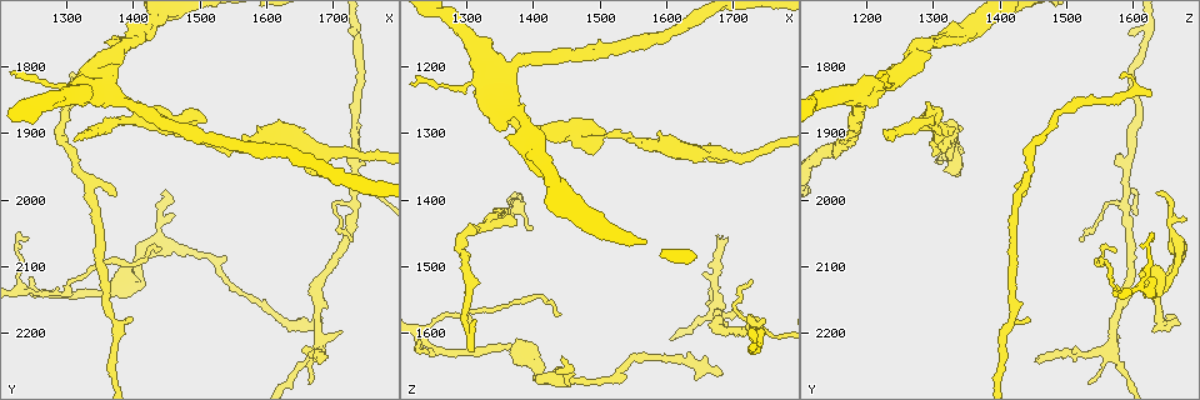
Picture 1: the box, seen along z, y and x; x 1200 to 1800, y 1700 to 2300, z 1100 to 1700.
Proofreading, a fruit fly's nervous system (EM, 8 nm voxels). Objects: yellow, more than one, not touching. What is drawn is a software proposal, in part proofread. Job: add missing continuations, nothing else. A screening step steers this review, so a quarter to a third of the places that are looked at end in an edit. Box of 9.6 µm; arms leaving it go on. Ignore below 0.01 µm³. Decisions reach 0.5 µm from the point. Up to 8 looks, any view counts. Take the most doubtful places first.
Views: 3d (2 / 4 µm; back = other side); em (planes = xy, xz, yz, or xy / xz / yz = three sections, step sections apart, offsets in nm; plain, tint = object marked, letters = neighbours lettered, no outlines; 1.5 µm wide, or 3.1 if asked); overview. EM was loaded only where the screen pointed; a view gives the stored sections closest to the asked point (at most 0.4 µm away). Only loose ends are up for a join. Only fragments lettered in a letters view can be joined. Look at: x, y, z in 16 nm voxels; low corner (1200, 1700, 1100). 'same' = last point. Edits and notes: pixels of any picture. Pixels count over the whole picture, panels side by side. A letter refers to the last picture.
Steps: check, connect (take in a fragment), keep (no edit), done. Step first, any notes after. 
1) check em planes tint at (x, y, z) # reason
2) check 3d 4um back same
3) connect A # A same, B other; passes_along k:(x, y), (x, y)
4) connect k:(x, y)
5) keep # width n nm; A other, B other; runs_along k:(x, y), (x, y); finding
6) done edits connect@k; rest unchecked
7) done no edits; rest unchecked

check em planes letters at (1315, 1910, 1235) # end of a long branch

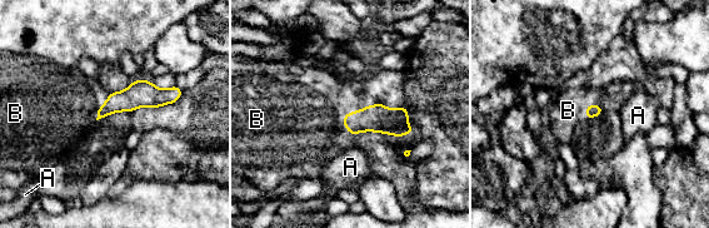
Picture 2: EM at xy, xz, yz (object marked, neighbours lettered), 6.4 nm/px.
connect B # A other, B same; passes_along 2:(374, 118), (370, 105), (333, 97); the cell continues

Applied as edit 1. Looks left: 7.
check overview # see it whole again

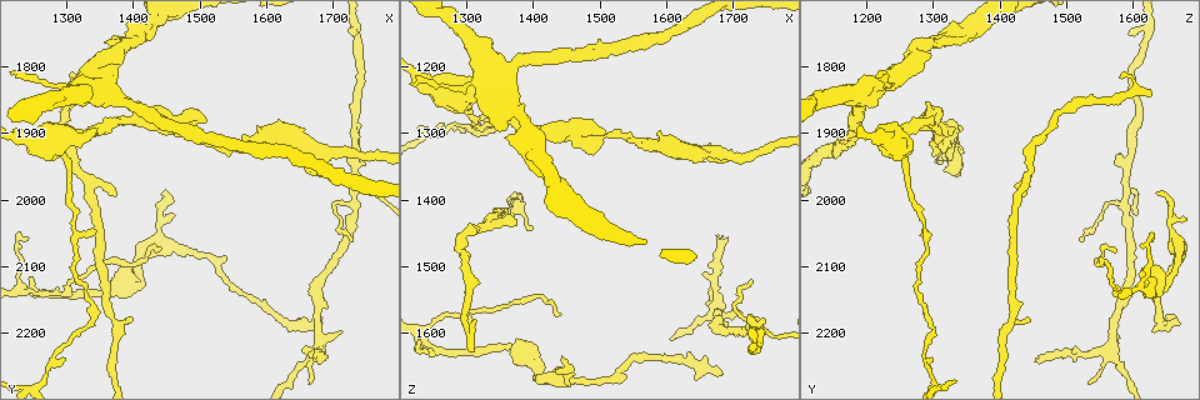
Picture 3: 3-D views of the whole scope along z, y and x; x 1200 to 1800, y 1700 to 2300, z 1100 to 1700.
check 3d 2um at (1685, 2180, 1665)

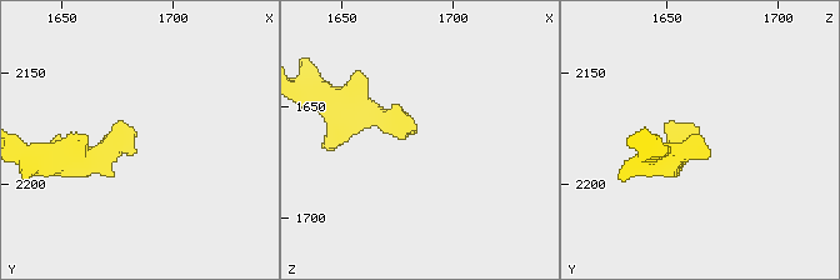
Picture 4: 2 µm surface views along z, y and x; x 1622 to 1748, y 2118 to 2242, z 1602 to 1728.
check em planes letters at (1682, 2180, 1664)

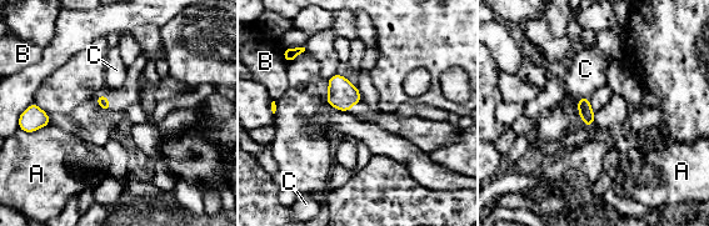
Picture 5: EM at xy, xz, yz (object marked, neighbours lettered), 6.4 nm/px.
keep # longest_contact A 130 nm; A other, B other, C other; border 5:(588, 96), (579, 99); no lettered fragment goes on from it

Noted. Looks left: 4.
check 3d 4um at (1440, 1985, 1635) # tapers out

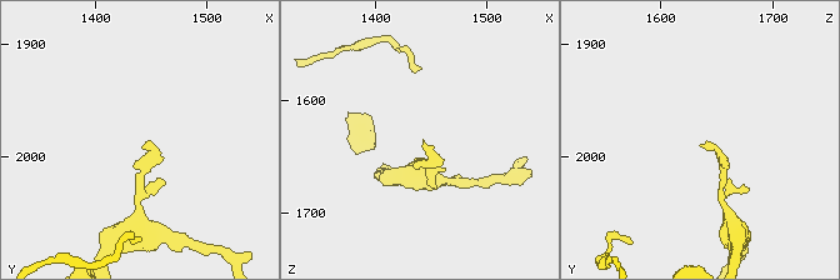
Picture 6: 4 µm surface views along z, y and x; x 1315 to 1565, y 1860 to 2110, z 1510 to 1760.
check em planes letters at (1444, 1990, 1638) # need the tissue

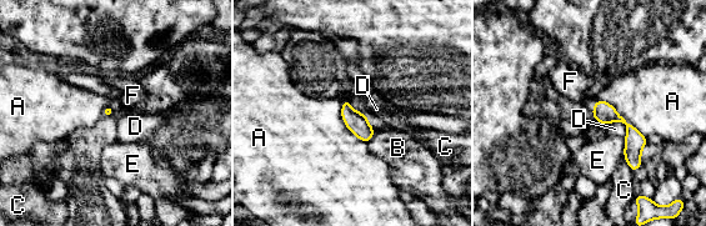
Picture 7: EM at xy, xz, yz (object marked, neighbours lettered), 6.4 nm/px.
keep # A other, B other, C other, D other, E other, F other; border 7:(597, 98), (609, 103), (645, 137); none of them fits

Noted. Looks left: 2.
done edits connect@2; rest unchecked

